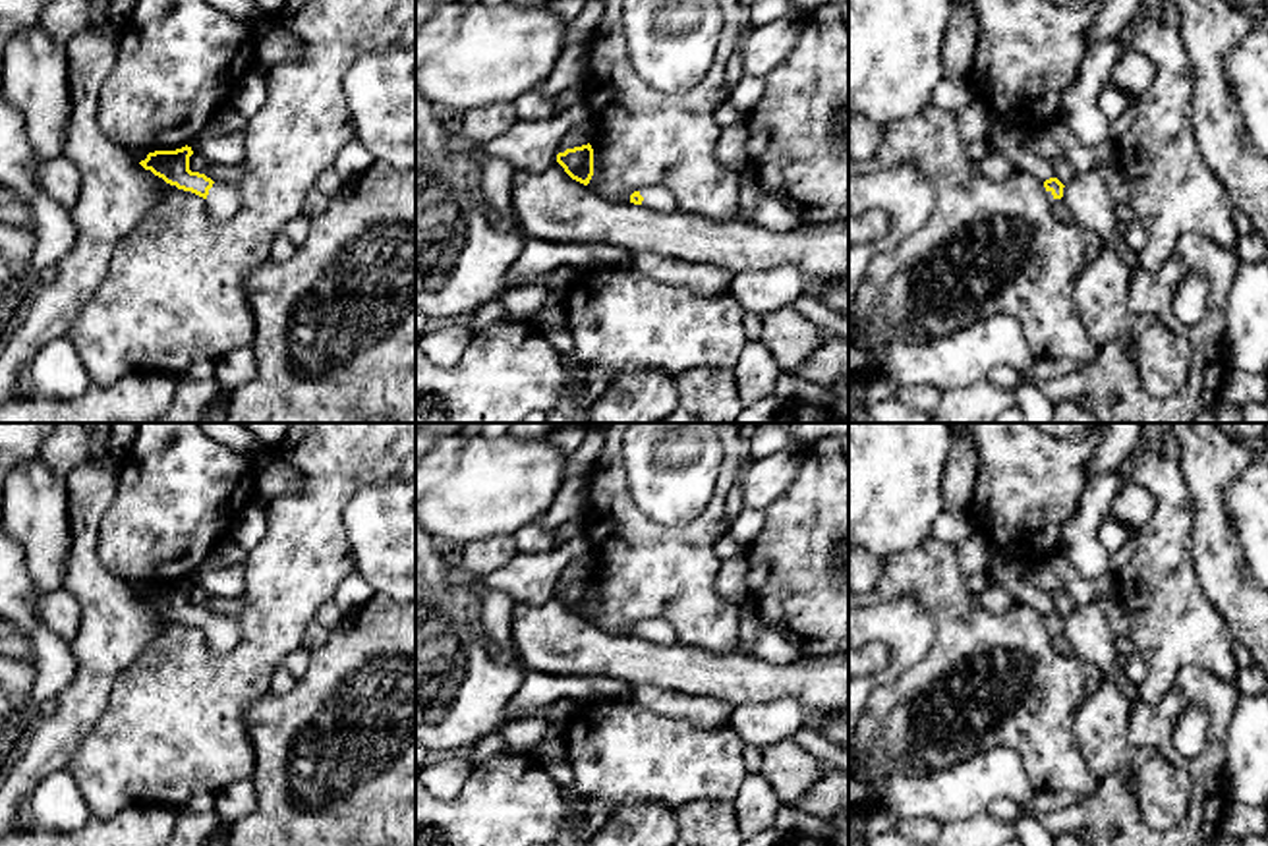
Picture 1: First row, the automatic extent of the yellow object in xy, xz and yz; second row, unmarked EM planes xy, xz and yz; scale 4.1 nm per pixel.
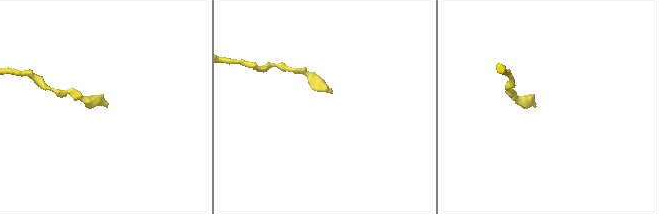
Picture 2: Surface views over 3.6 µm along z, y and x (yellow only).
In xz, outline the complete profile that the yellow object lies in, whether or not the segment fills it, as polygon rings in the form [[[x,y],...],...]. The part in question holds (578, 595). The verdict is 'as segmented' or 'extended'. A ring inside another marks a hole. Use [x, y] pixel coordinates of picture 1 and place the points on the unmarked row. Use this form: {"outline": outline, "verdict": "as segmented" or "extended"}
{"outline": [[[582,578],[574,581],[566,581],[564,585],[557,587],[557,595],[564,601],[564,605],[588,618],[593,608],[593,581],[591,578]]], "verdict": "as segmented"}

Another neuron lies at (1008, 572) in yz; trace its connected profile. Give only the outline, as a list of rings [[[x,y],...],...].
[[[992,550],[988,576],[995,585],[1005,587],[1015,603],[1032,606],[1042,614],[1053,610],[1052,595],[1032,585],[1028,566],[1017,558]]]

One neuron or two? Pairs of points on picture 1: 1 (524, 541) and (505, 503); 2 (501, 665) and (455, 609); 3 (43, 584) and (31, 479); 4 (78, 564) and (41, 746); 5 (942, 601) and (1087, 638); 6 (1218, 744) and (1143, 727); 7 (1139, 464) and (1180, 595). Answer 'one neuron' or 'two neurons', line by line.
1: two neurons
2: one neuron
3: one neuron
4: one neuron
5: two neurons
6: one neuron
7: one neuron

